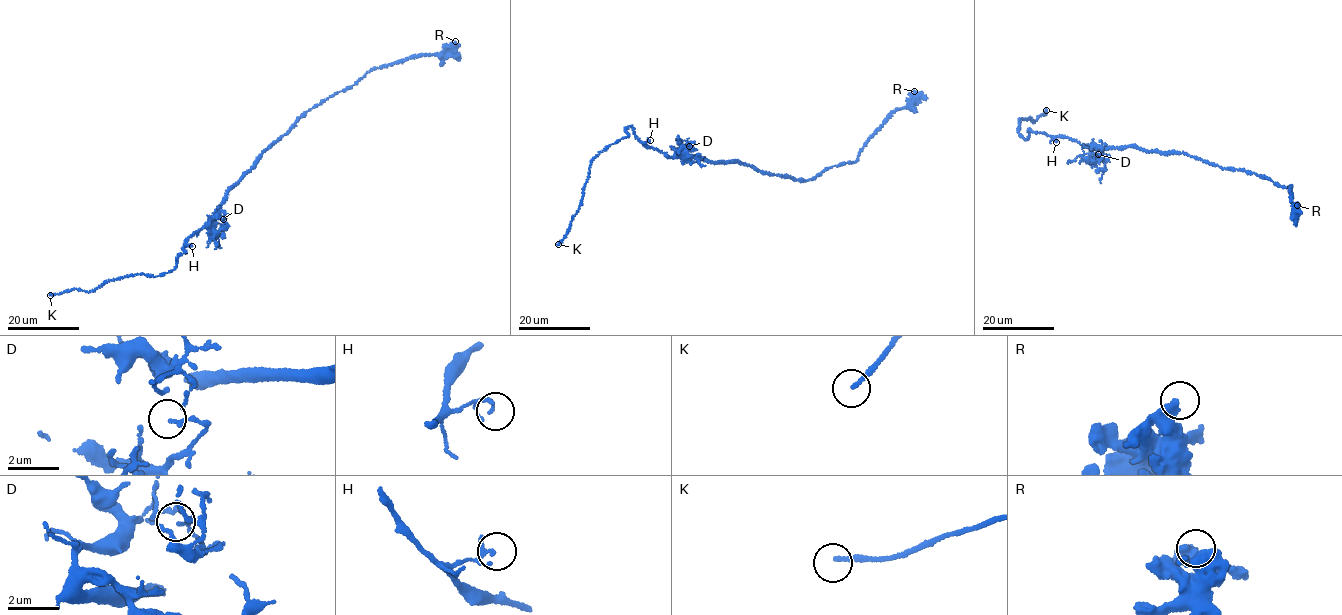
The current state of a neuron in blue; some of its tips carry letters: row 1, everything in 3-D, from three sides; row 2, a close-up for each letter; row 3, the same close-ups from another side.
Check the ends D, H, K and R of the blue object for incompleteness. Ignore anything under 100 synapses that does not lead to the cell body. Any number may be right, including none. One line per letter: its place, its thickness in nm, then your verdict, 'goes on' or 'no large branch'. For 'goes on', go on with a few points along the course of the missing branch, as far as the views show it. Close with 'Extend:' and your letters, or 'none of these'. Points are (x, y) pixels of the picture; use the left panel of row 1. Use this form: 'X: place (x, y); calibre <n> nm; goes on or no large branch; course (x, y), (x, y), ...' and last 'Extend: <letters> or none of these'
D: place (223, 219); calibre 110 nm; no large branch
H: place (192, 246); calibre 160 nm; no large branch
K: place (50, 295); calibre 160 nm; goes on; course (50, 295), (31, 293)
R: place (455, 41); calibre 420 nm; no large branch
Extend: K

